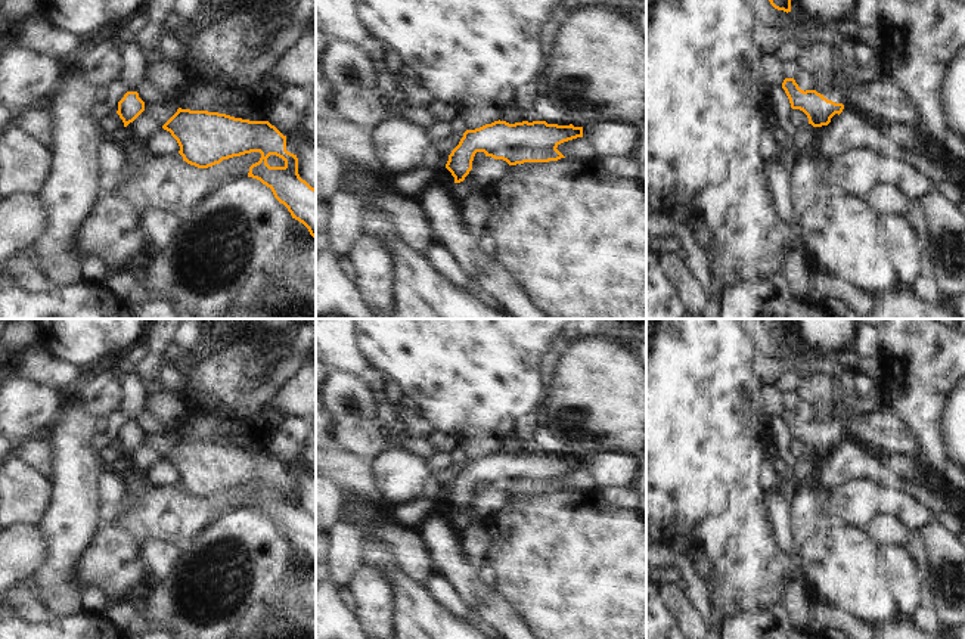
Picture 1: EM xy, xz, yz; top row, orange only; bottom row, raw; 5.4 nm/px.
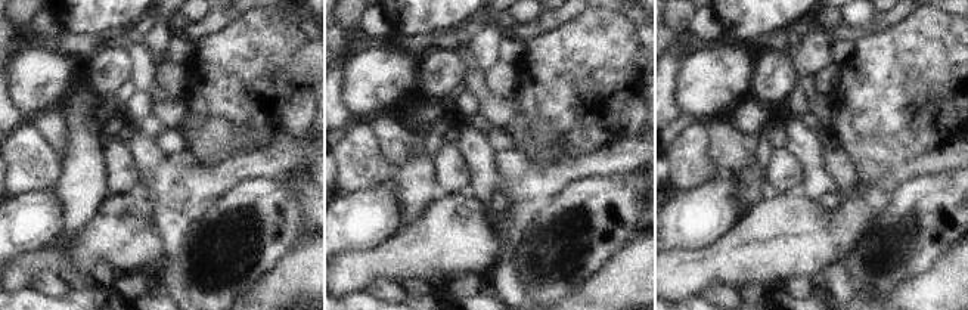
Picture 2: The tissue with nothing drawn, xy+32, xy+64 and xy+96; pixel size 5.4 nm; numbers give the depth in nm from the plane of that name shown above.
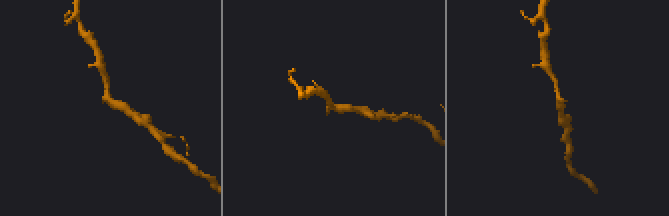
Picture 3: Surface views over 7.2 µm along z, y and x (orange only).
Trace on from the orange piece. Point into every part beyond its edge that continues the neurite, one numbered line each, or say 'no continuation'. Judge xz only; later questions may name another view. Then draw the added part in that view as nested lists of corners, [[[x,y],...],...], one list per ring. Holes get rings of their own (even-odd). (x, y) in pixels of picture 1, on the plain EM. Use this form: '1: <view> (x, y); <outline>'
no continuation

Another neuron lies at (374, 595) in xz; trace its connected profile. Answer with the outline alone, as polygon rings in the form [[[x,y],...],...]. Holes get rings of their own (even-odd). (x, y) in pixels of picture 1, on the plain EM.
[[[360,567],[347,584],[354,598],[354,614],[372,639],[394,638],[394,589],[375,568]]]

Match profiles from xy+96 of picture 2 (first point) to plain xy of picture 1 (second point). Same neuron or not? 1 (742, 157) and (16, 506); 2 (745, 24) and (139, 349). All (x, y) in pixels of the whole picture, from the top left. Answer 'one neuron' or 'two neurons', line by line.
1: two neurons
2: two neurons

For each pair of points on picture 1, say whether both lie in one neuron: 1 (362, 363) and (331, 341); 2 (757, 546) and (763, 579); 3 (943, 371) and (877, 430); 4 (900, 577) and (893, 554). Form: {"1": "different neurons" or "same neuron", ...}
{"1": "same neuron", "2": "same neuron", "3": "different neurons", "4": "same neuron"}

